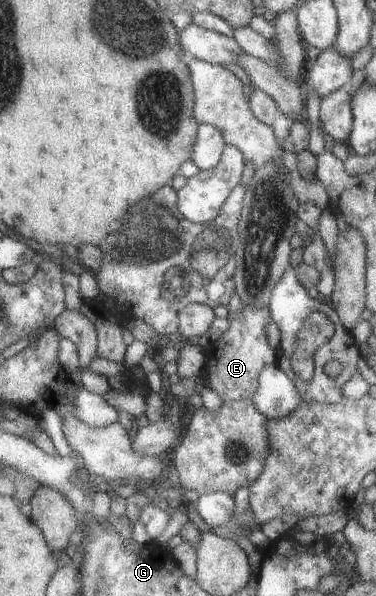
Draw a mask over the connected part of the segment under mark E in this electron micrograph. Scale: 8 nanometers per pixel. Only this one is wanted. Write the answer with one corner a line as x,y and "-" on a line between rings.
243,304
239,317
229,321
228,329
220,338
210,342
203,349
205,367
202,382
217,393
220,401
249,398
257,388
257,377
266,365
274,364
277,359
276,349
271,349
265,342
265,325
270,322
268,308
259,308

